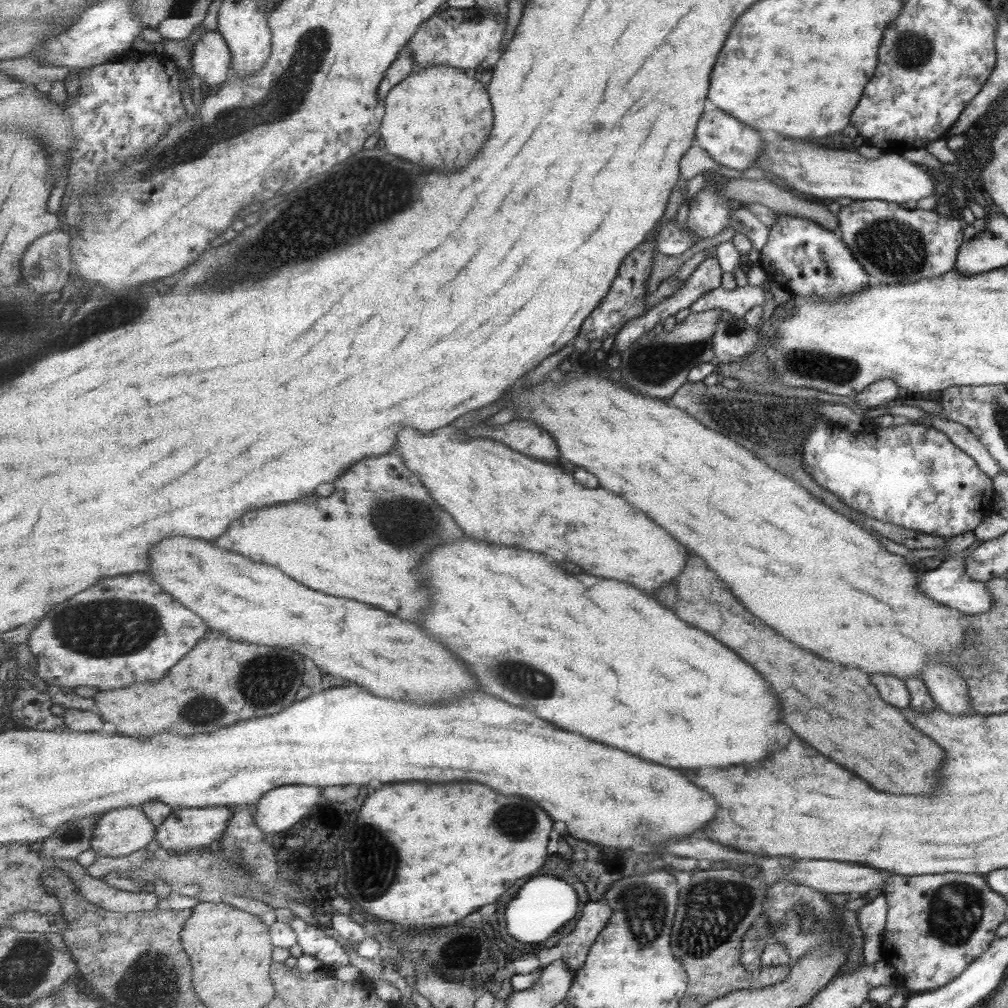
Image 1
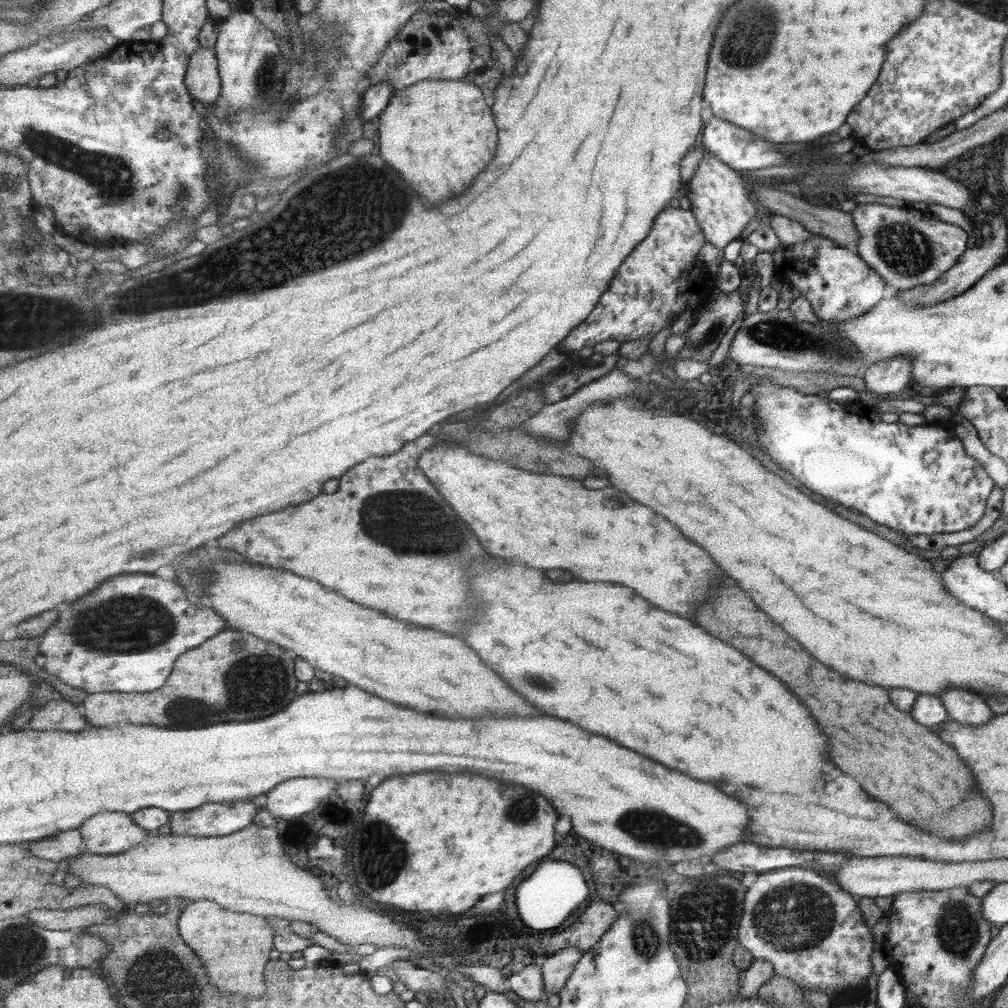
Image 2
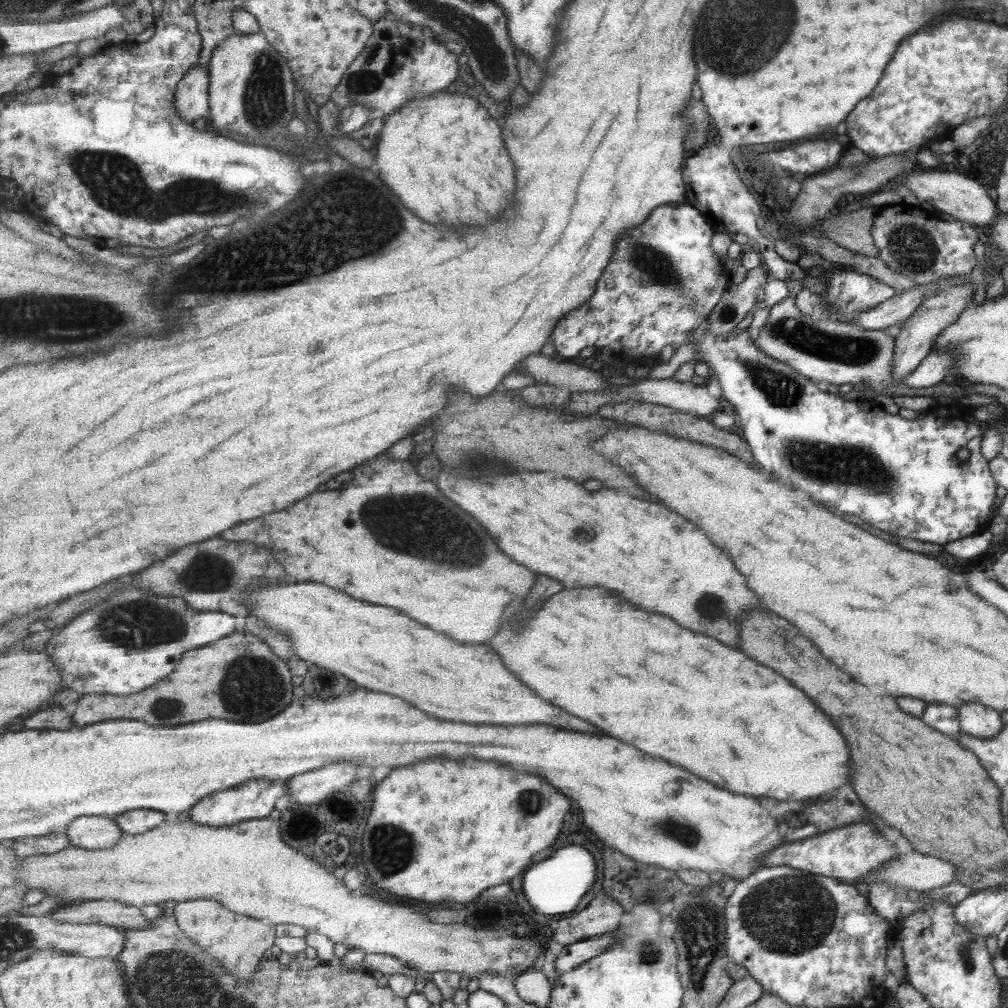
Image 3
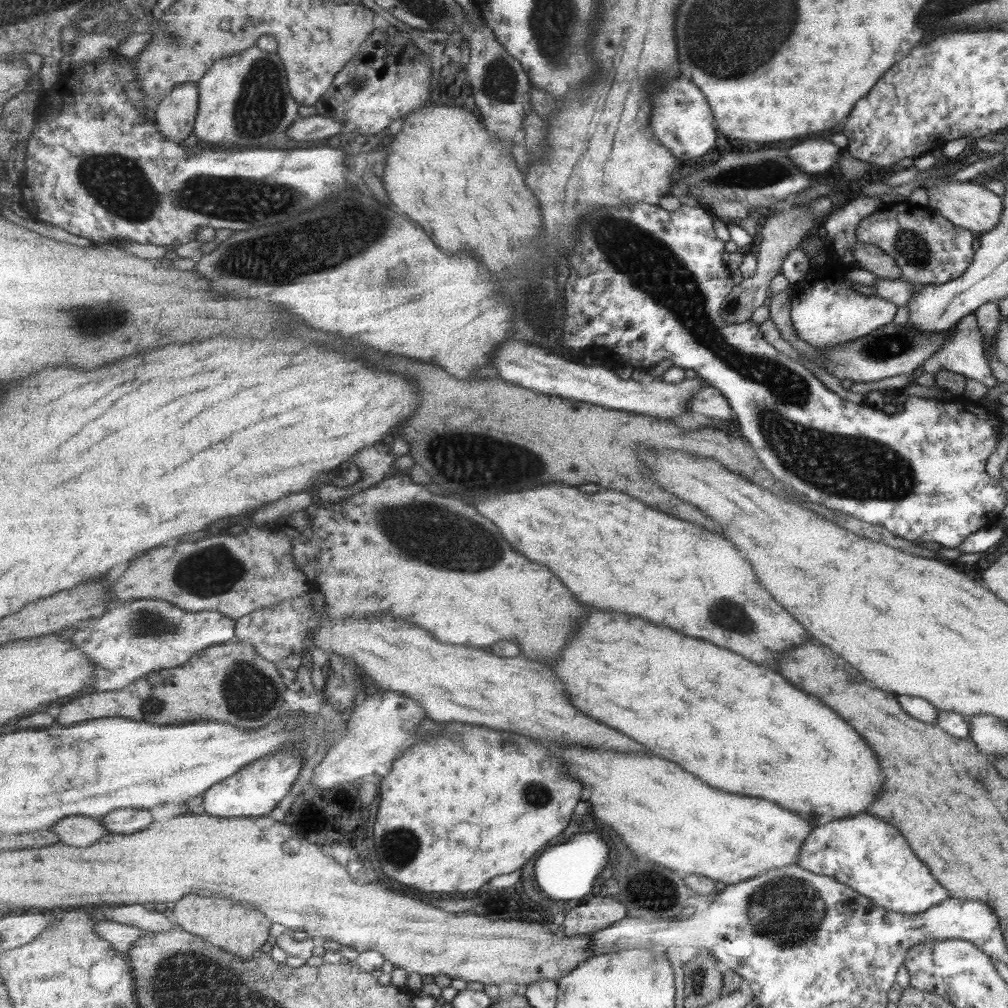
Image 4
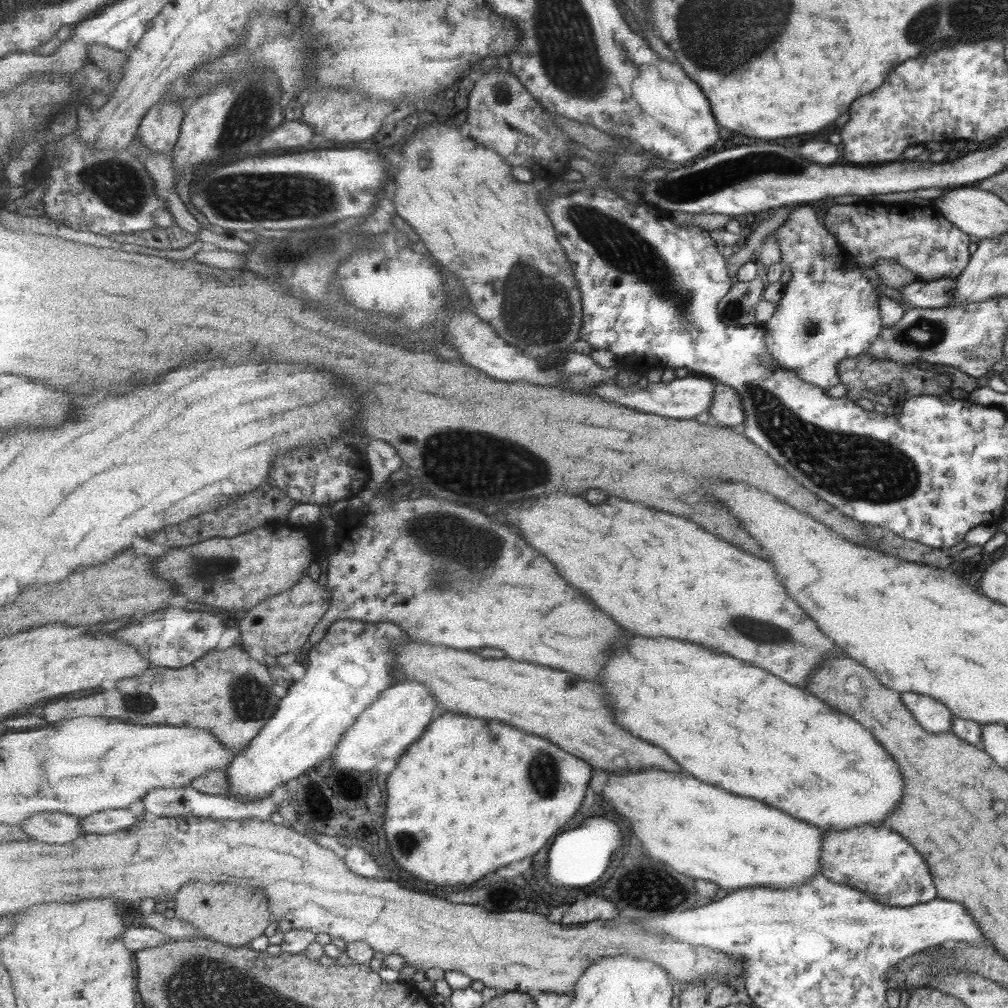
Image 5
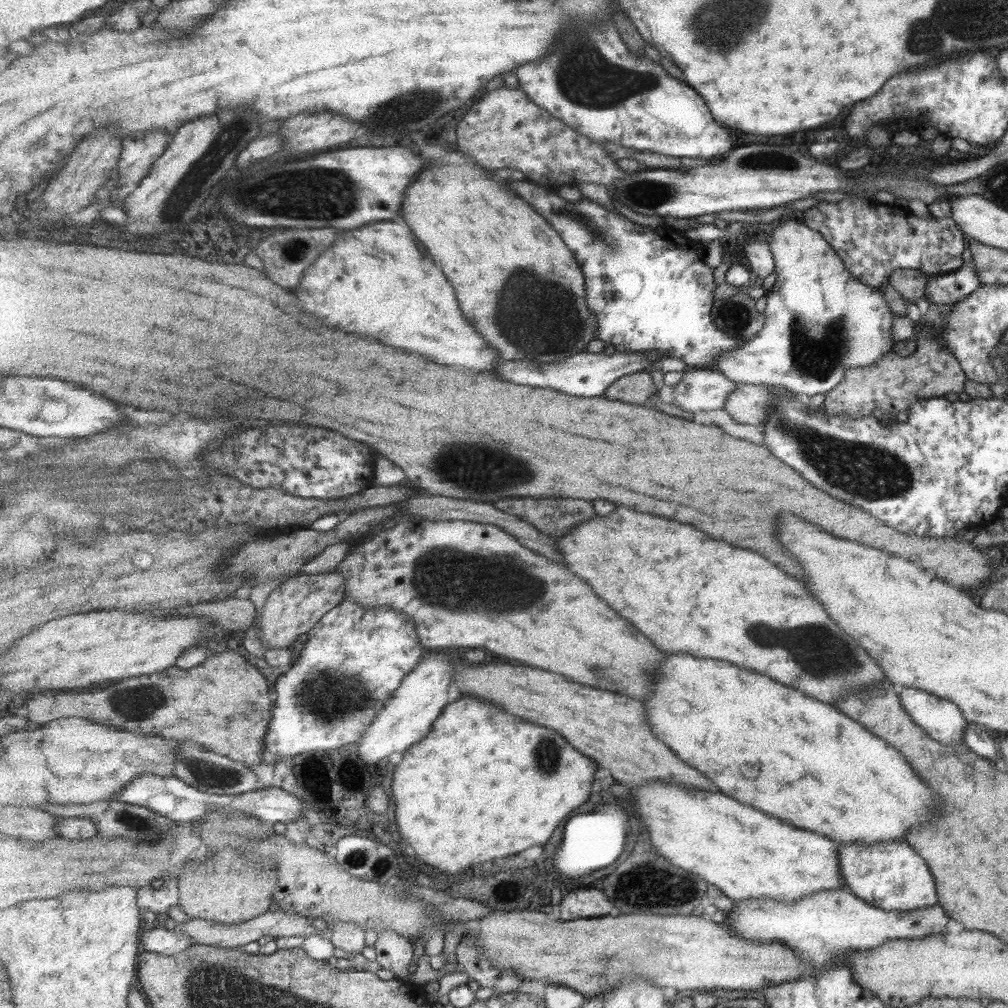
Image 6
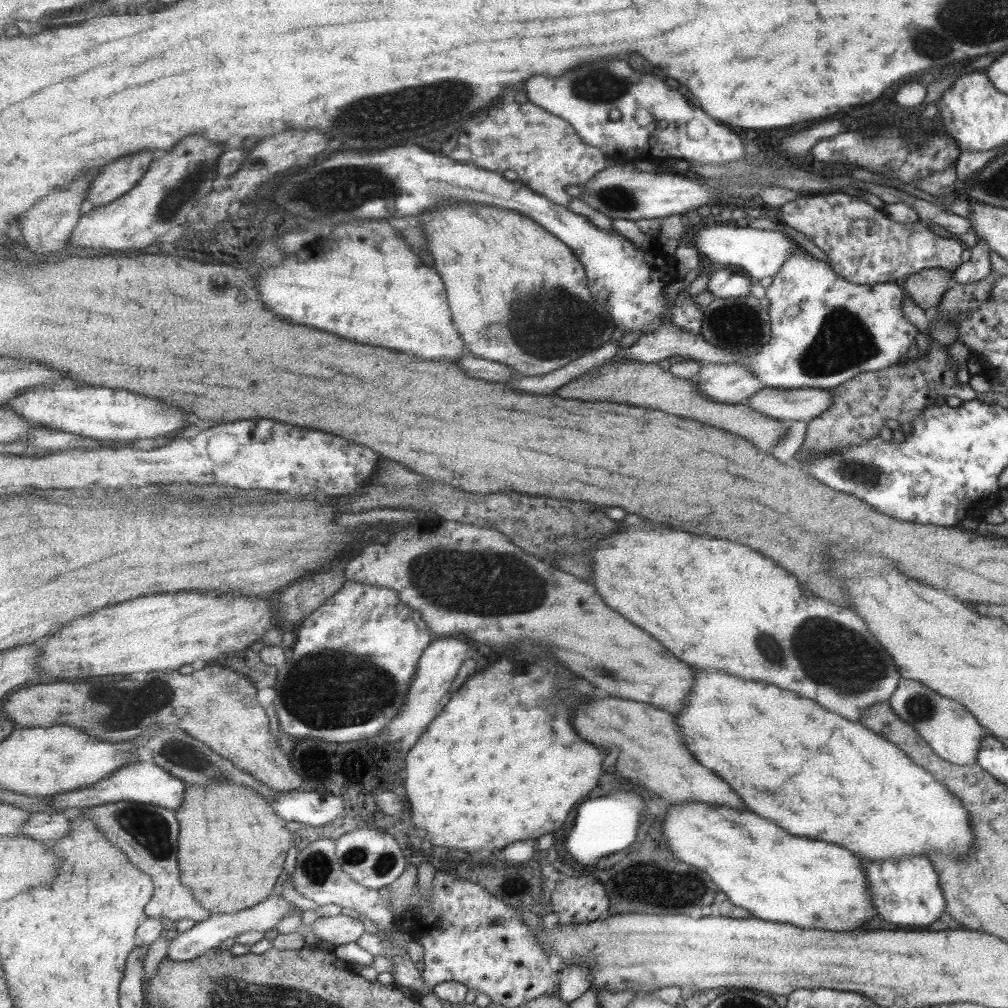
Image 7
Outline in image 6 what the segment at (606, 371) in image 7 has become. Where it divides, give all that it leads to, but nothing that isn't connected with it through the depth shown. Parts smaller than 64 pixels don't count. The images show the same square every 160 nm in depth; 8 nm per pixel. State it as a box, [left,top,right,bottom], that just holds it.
[605,370,659,404]

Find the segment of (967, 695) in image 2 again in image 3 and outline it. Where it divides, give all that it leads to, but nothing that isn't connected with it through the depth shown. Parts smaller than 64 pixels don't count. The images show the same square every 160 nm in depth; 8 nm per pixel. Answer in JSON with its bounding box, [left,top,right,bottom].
[957,702,1004,740]

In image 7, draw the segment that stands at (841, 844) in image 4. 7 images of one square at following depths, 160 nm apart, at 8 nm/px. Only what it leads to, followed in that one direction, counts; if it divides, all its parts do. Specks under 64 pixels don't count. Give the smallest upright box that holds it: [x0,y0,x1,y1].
[861,856,946,928]

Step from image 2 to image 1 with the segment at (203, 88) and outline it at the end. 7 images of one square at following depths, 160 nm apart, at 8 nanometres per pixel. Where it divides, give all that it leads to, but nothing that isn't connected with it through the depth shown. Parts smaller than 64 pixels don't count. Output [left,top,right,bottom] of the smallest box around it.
[192,31,232,90]

